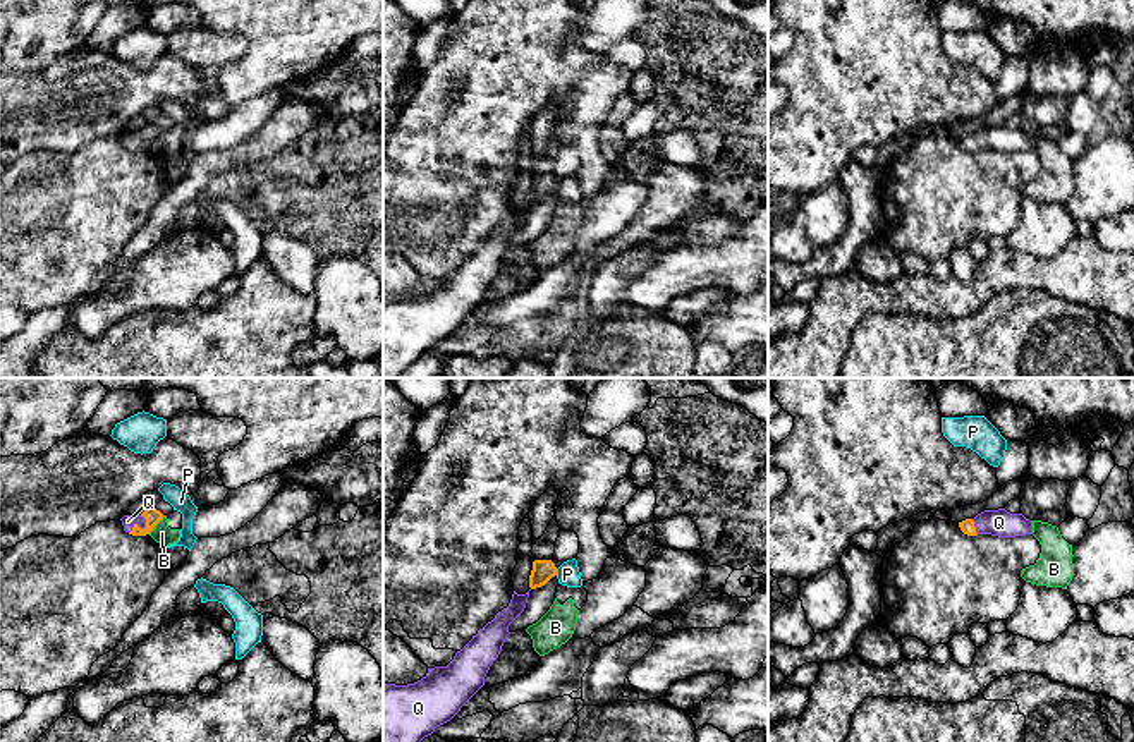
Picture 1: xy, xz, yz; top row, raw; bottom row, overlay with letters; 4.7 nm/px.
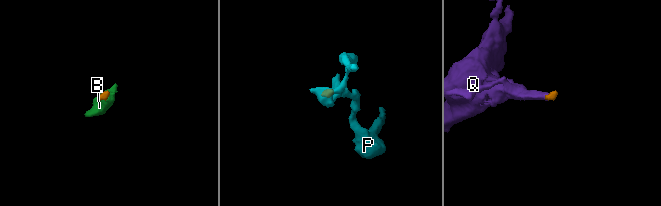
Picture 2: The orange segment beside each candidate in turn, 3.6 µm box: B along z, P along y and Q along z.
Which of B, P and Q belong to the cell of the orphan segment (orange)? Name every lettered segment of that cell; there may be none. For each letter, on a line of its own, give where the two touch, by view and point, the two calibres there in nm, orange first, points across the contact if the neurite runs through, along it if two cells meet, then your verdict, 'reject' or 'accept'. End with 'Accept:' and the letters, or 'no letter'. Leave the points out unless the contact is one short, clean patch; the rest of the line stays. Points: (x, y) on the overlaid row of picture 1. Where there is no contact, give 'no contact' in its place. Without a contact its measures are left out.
B: xy (157, 523) | 70/90 nm | along xy (165, 516), (148, 533) | reject
P: xz (555, 572) | 100/110 nm | along xz (555, 569), (557, 574) | reject
Q: xy (140, 528) | 70/60 nm | across xy (152, 516), (140, 528), (128, 521) | accept
Accept: Q

